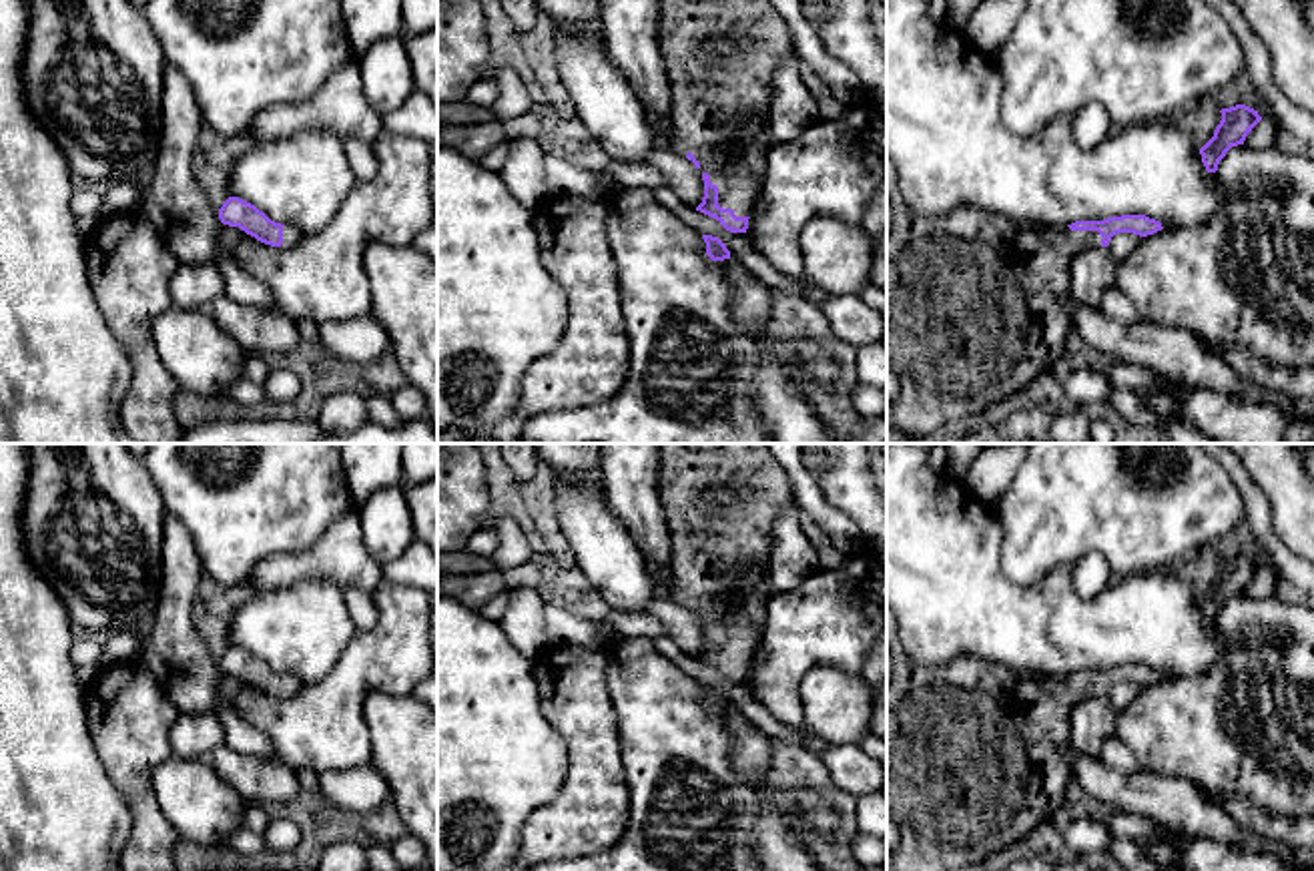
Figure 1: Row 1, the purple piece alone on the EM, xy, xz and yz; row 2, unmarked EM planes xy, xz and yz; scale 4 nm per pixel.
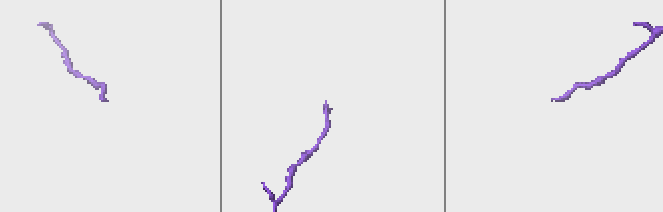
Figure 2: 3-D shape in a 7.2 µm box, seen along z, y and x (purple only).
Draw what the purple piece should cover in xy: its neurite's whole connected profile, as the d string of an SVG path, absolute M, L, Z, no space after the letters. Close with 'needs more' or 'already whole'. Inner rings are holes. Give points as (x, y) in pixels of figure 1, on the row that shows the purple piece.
M229 197L223 203L219 219L223 225L239 227L271 247L291 249L303 239L297 227L271 221L263 211L239 197Z | needs more

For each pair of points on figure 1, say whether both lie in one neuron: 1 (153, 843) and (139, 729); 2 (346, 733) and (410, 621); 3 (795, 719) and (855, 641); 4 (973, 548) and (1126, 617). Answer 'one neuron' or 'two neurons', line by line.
1: one neuron
2: one neuron
3: one neuron
4: one neuron

